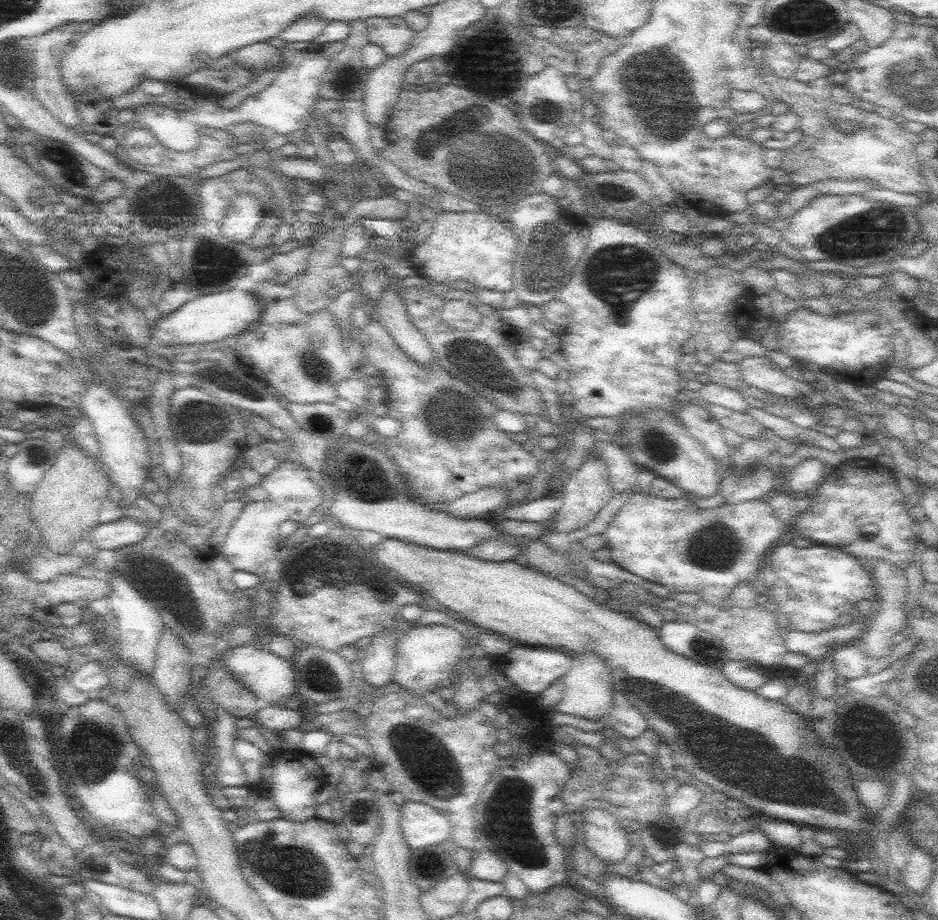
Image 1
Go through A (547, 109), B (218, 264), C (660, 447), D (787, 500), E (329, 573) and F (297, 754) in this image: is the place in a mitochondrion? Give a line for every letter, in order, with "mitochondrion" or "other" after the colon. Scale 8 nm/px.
A: other
B: mitochondrion
C: mitochondrion
D: other
E: mitochondrion
F: other

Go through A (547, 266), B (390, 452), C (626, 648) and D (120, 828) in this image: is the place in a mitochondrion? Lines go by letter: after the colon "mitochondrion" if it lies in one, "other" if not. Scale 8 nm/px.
A: mitochondrion
B: other
C: other
D: other

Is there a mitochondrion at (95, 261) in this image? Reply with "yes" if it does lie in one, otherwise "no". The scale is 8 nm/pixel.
no

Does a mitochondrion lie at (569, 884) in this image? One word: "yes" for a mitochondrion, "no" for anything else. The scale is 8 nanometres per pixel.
no

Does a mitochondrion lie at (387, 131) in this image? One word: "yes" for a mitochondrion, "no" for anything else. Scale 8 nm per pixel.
no

